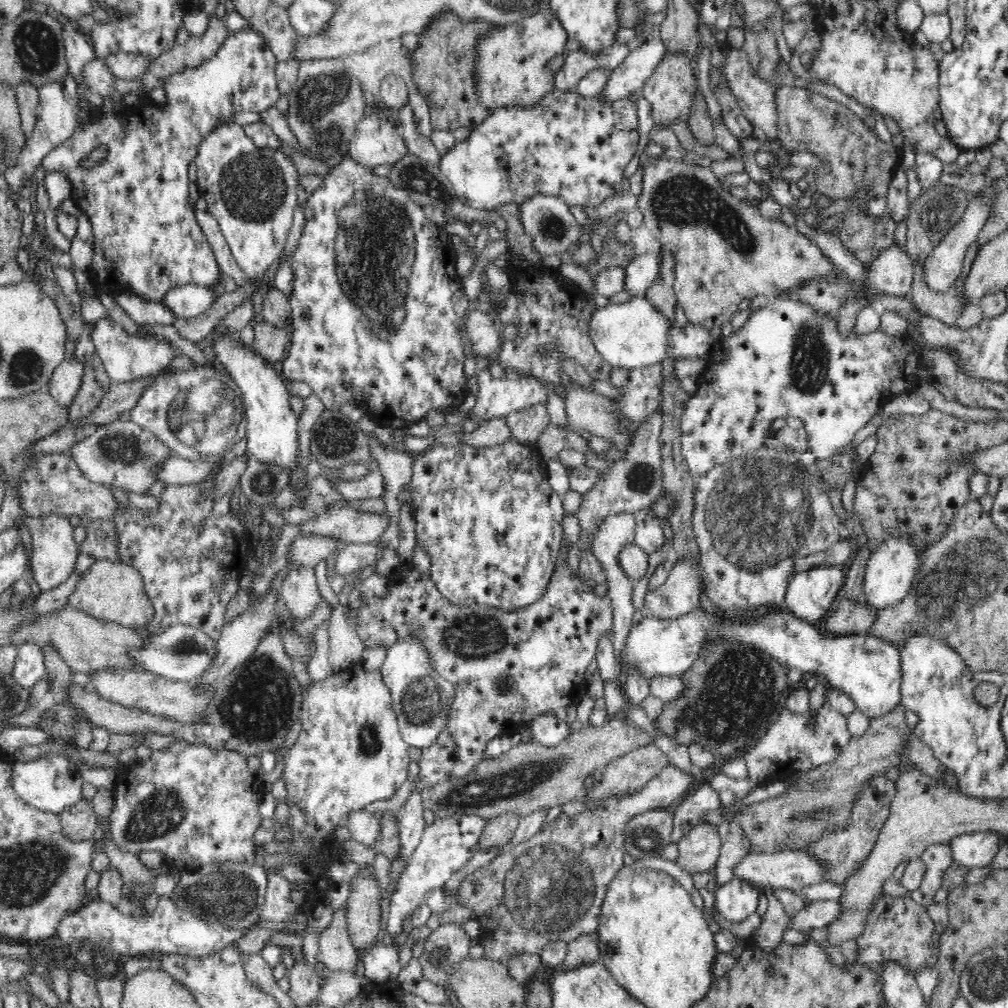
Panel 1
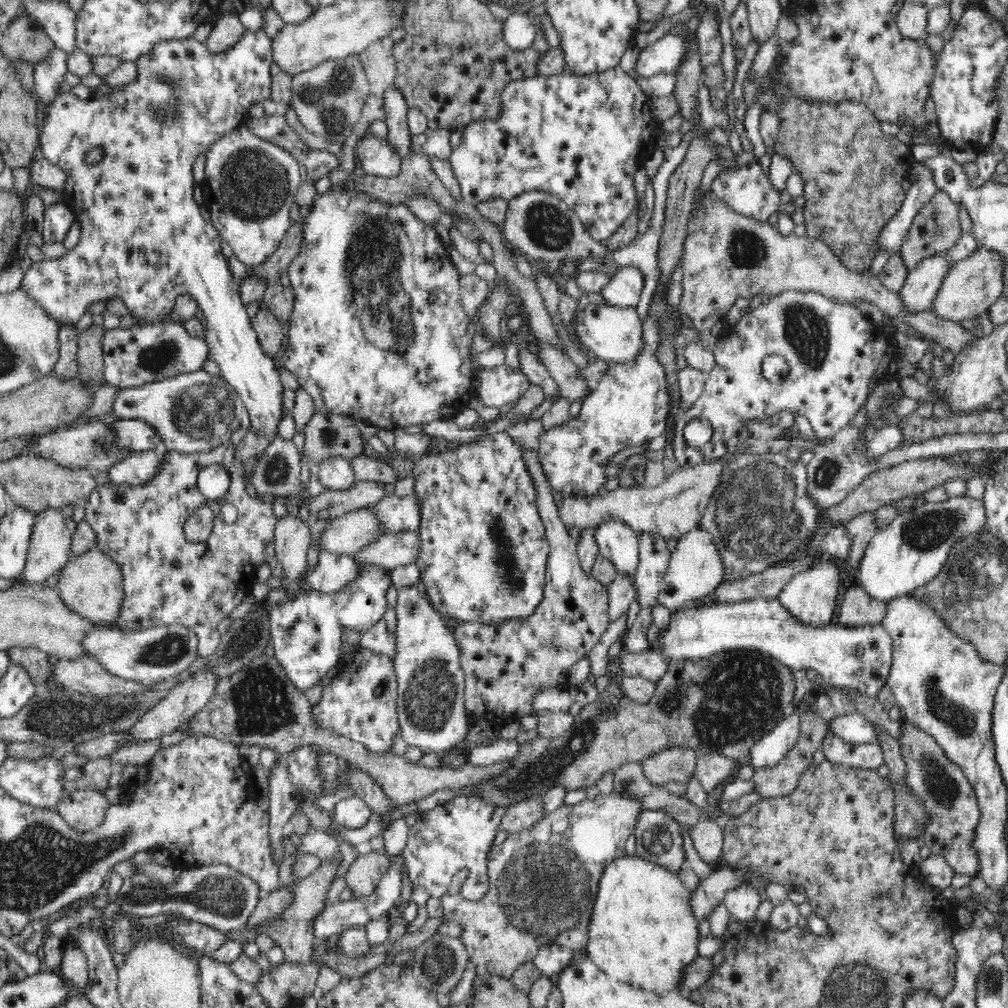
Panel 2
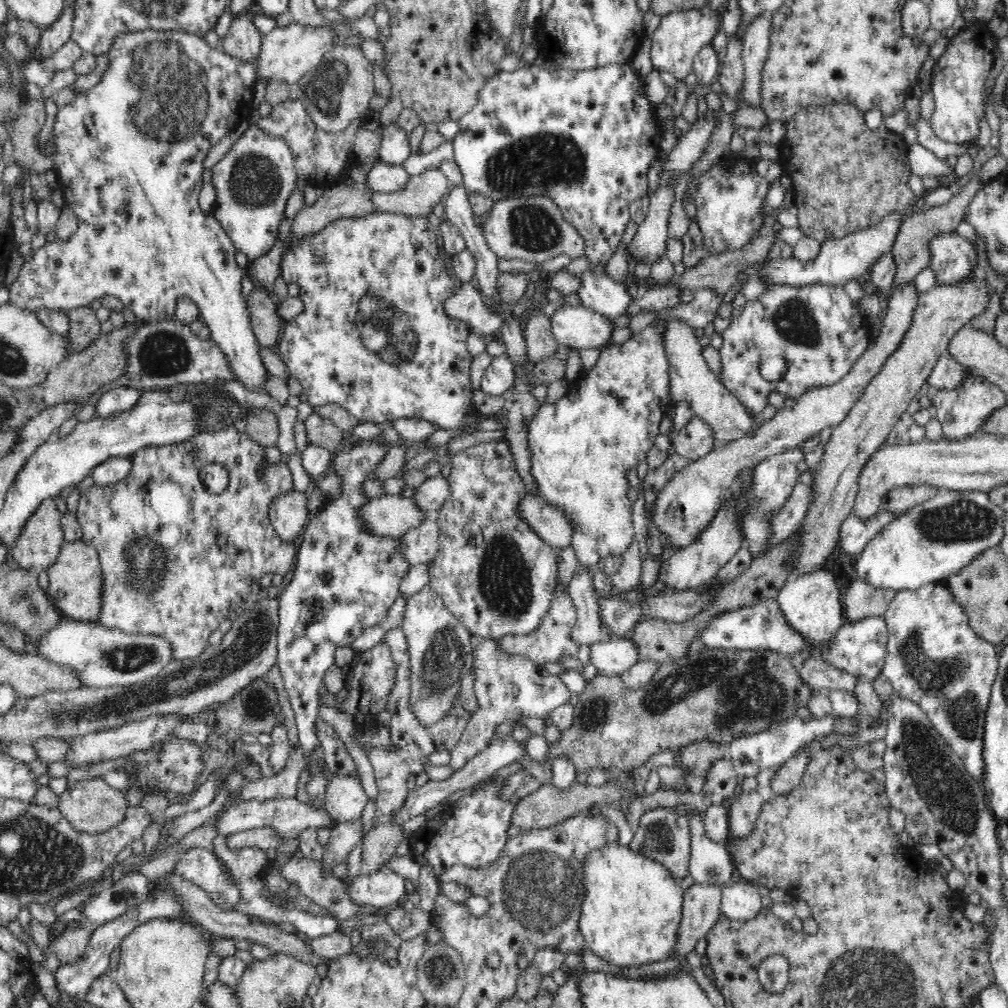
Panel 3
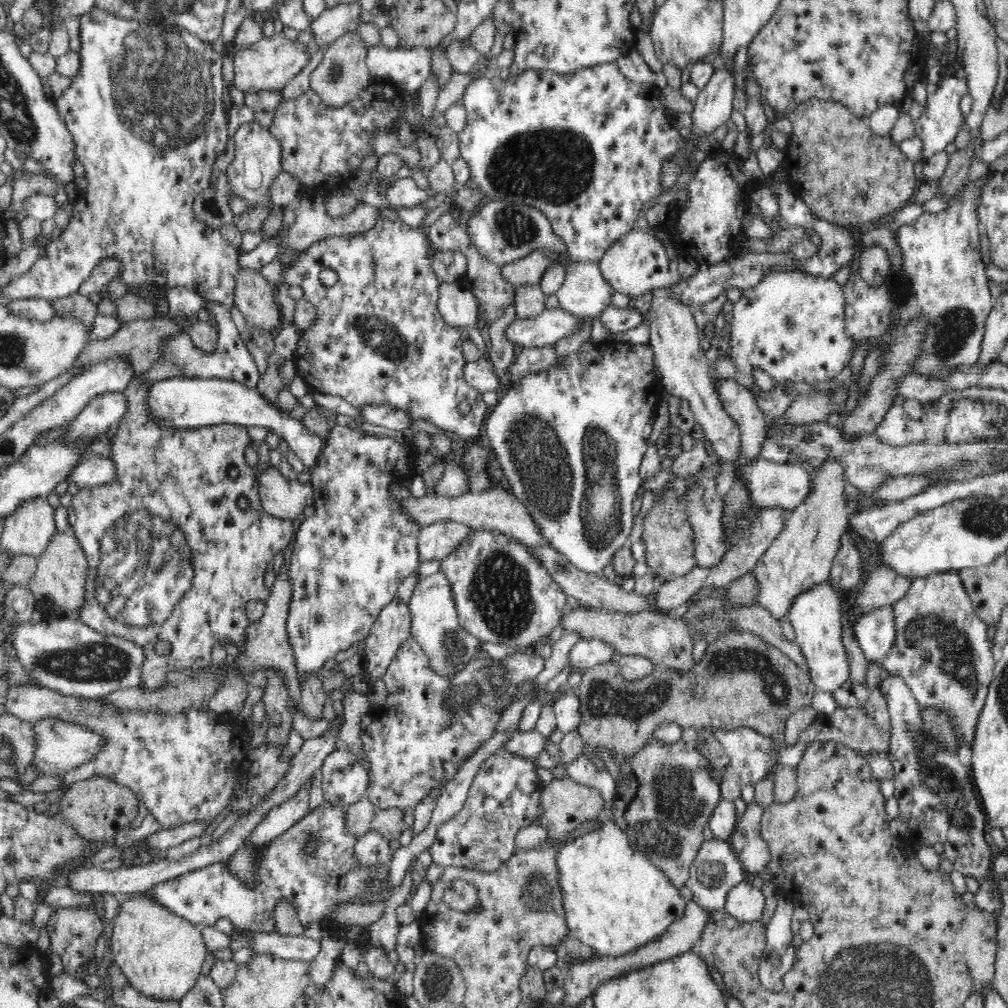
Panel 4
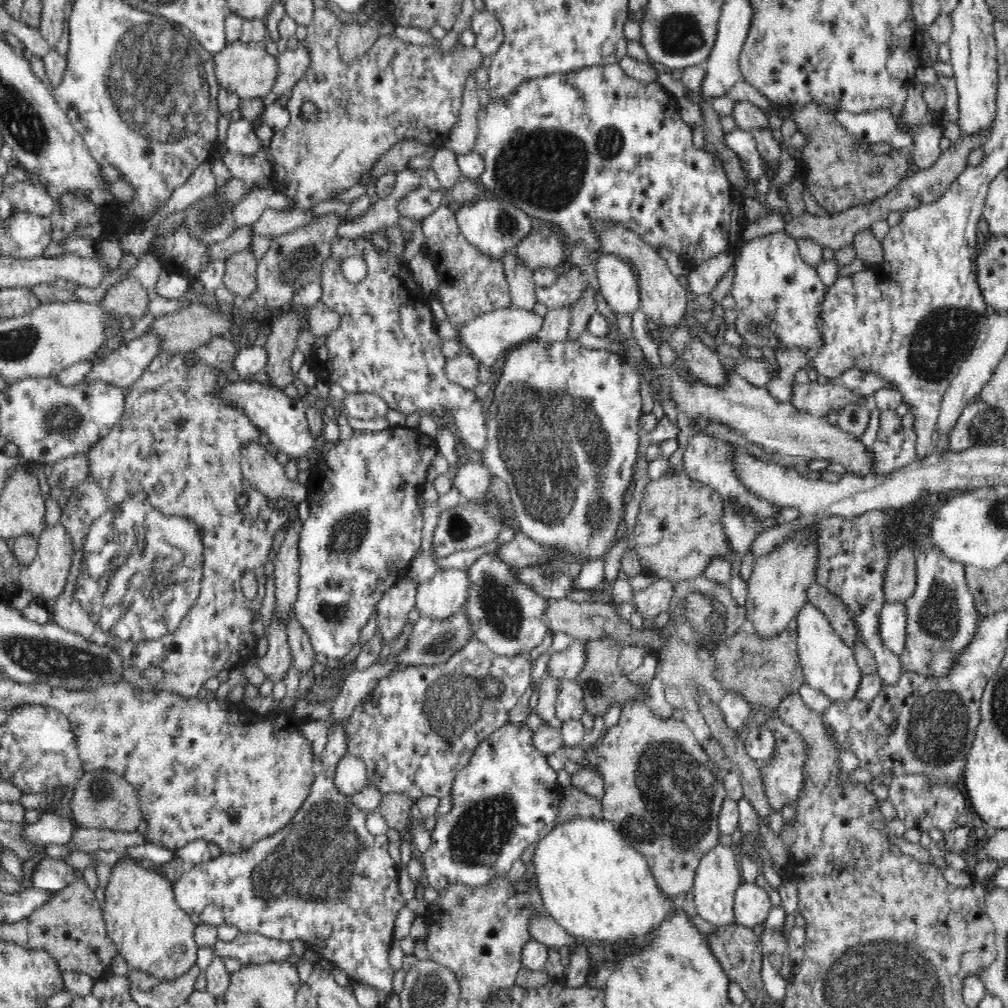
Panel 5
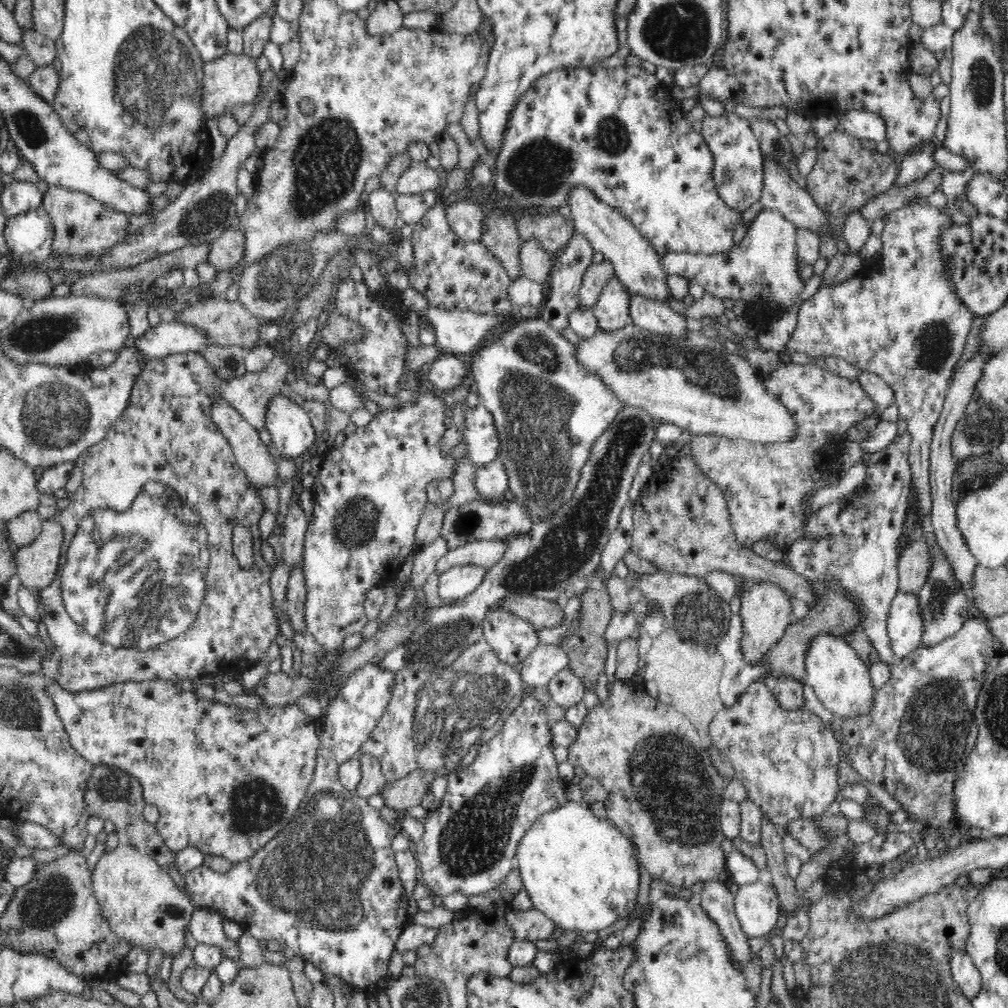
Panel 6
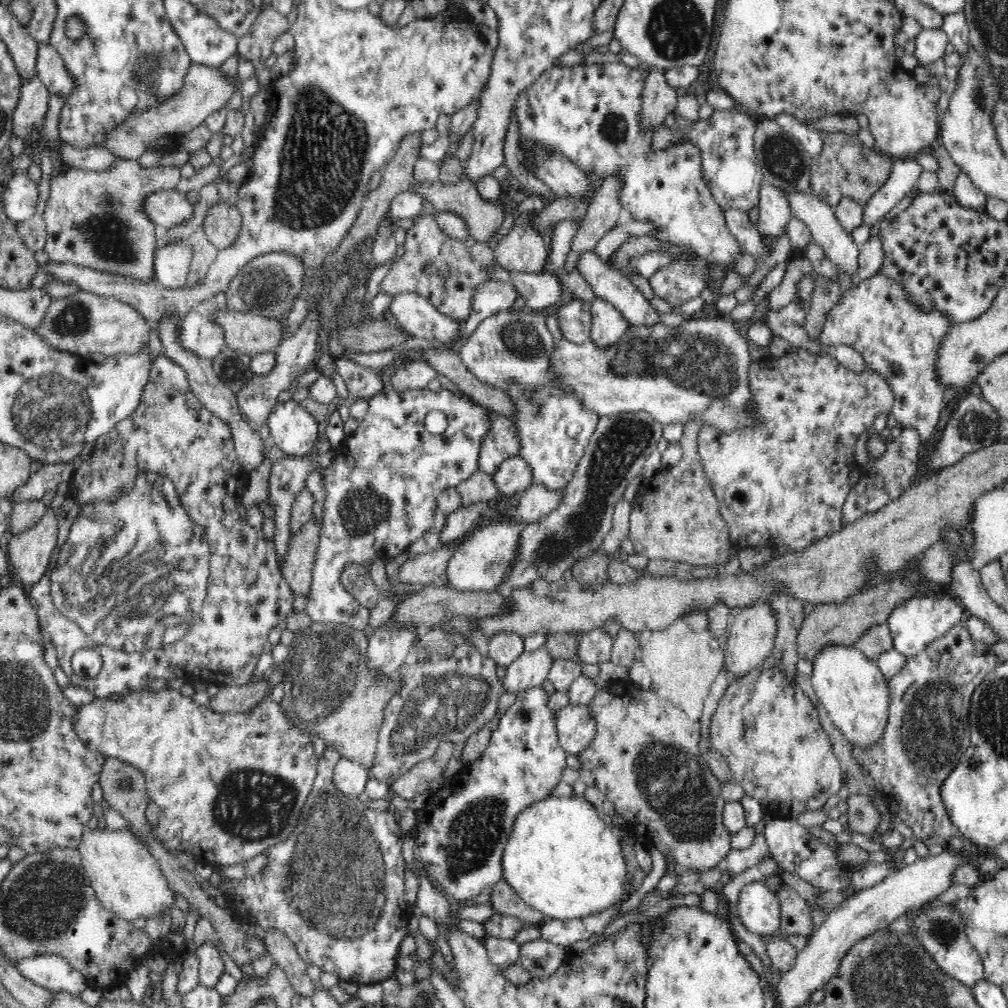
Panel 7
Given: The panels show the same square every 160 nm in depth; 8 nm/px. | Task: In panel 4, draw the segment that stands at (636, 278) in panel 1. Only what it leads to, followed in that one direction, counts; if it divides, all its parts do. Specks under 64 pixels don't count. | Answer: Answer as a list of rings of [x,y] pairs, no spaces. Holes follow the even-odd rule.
[[[571,261],[564,271],[564,284],[555,292],[559,306],[577,317],[599,317],[610,306],[614,293],[599,263]]]

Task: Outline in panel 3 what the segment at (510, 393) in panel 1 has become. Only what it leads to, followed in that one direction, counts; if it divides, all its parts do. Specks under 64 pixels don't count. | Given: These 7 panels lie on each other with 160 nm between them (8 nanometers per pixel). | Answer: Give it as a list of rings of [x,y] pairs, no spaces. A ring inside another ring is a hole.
[[[505,355],[494,357],[482,376],[481,392],[491,396],[504,395],[512,389],[516,377],[515,364]]]

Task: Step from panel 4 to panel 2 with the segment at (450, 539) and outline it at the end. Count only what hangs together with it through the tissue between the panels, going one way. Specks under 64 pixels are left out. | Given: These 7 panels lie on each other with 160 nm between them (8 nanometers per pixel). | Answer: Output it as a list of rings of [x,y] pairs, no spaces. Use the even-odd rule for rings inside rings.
[[[417,530],[385,533],[353,554],[355,562],[371,562],[388,570],[412,564],[419,555],[421,539]]]

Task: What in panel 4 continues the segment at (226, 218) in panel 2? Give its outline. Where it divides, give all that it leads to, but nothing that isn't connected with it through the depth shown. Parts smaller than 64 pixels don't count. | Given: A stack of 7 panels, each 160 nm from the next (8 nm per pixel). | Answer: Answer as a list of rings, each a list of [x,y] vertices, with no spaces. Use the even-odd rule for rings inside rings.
[[[256,120],[240,125],[232,139],[235,144],[234,162],[228,166],[228,170],[224,174],[227,176],[231,192],[238,198],[243,198],[251,209],[240,216],[233,215],[231,228],[240,233],[260,234],[262,224],[266,222],[272,207],[270,186],[272,186],[274,178],[283,172],[280,159],[280,141],[276,140],[268,127],[261,125]]]

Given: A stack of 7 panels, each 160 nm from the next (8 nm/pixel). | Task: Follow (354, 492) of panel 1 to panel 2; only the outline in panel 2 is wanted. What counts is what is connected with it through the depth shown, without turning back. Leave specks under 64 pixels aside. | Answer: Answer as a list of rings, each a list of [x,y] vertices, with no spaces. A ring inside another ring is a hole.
[[[344,457],[322,460],[318,467],[314,467],[314,472],[323,490],[348,490],[356,480],[351,461]]]

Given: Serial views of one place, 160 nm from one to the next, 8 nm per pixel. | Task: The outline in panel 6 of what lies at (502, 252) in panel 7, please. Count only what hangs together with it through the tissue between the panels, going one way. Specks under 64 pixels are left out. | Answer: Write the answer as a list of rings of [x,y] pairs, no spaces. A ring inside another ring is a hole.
[[[521,240],[520,269],[524,277],[547,286],[554,259],[543,249],[540,242]]]

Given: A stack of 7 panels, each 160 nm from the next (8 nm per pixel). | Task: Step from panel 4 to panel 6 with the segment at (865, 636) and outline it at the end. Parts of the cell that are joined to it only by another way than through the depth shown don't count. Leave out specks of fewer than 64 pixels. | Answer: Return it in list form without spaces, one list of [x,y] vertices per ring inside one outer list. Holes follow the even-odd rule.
[[[898,591],[887,616],[889,642],[894,656],[903,659],[922,647],[923,615],[915,593]]]

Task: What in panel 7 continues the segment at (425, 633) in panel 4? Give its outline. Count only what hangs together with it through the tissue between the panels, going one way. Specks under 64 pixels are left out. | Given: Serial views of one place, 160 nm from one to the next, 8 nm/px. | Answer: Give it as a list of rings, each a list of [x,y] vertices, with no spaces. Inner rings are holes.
[[[492,522],[488,526],[474,530],[468,540],[460,546],[458,552],[454,552],[447,566],[445,576],[448,583],[456,590],[483,592],[503,590],[503,582],[507,580],[508,572],[511,572],[511,564],[515,561],[515,554],[519,553],[519,538],[522,530],[516,522]]]

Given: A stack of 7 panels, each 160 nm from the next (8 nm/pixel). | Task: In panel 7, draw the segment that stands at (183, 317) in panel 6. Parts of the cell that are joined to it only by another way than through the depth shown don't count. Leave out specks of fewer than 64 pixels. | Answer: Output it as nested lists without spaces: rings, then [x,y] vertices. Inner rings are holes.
[[[225,308],[215,312],[215,322],[224,329],[225,346],[254,357],[263,352],[275,352],[282,340],[282,321],[254,313],[241,313]]]

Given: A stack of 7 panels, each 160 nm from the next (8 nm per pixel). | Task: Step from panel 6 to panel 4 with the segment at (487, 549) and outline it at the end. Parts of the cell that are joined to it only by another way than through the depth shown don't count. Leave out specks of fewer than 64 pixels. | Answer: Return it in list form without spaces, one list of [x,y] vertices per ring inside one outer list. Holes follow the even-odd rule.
[[[530,546],[534,557],[546,567],[552,579],[560,585],[560,589],[570,599],[579,605],[590,606],[592,608],[603,608],[610,612],[623,612],[624,614],[634,614],[638,611],[654,610],[651,595],[641,596],[634,592],[624,591],[620,587],[620,582],[613,578],[604,578],[600,574],[587,573],[576,568],[562,553],[556,552],[552,546]]]

